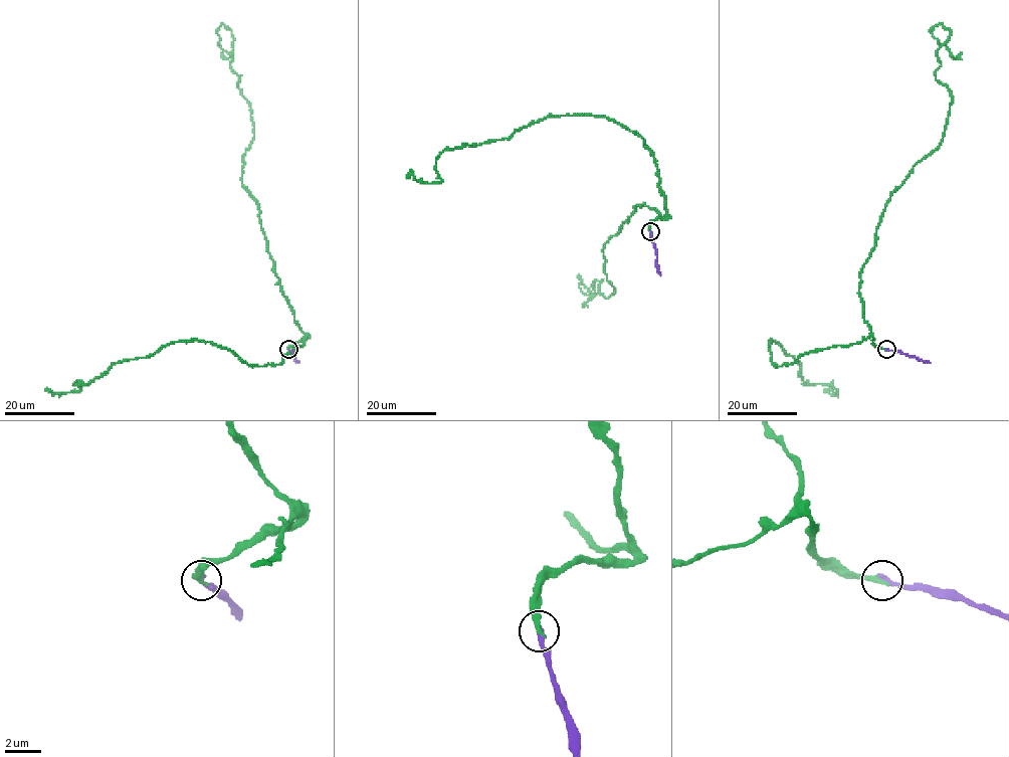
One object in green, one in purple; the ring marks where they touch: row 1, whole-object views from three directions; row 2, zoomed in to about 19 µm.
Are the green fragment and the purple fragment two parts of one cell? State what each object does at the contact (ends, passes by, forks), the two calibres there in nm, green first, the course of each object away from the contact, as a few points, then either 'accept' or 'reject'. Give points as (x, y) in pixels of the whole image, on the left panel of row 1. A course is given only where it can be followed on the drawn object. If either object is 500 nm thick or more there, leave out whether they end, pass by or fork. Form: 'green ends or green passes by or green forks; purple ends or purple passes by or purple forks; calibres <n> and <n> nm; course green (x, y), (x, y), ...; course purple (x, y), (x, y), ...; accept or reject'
green ends; purple ends; calibres 300 and 260 nm; course green (288, 349), (307, 337), (241, 182), (253, 130), (223, 24), (218, 44), (231, 56), (220, 51); course purple (288, 349), (299, 362); accept

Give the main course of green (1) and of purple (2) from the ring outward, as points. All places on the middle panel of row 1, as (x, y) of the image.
1: (649, 231), (668, 216), (637, 205), (603, 248), (615, 290), (578, 275), (582, 306)
2: (649, 231), (661, 275)

